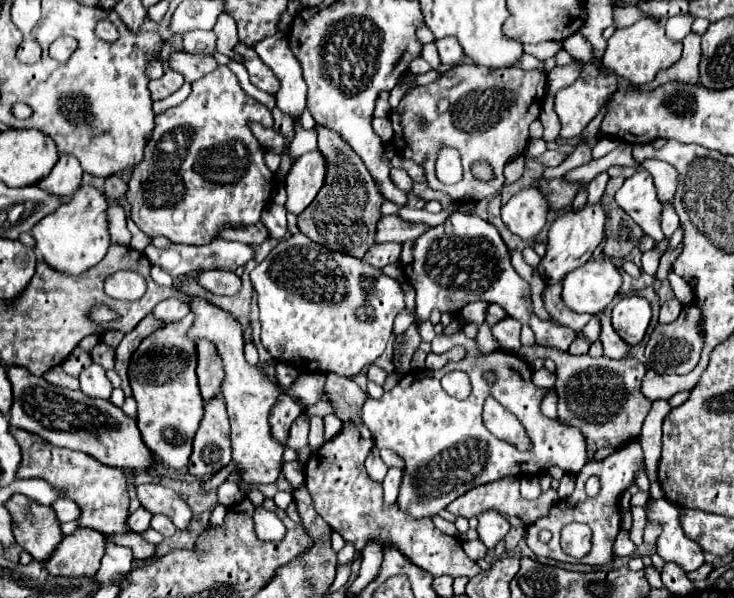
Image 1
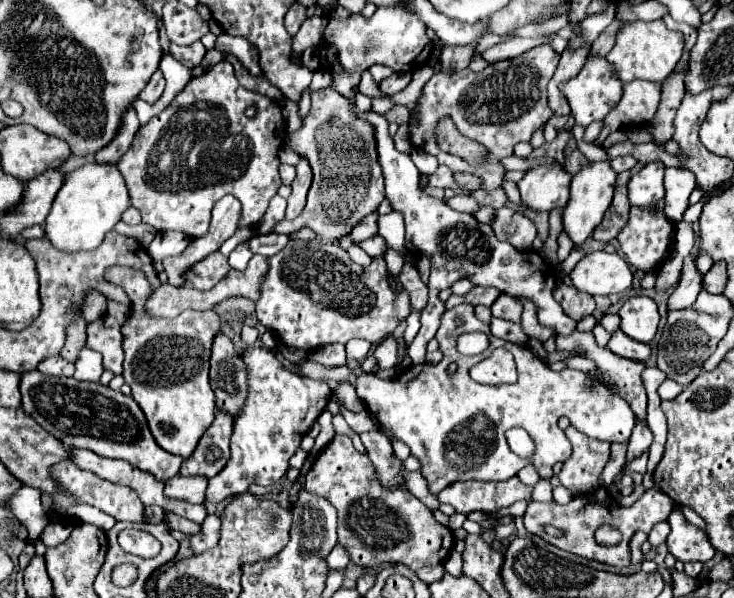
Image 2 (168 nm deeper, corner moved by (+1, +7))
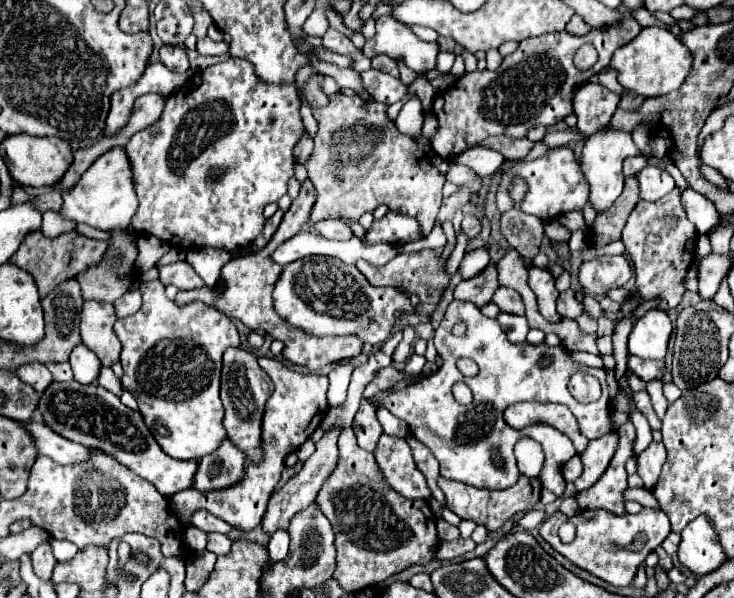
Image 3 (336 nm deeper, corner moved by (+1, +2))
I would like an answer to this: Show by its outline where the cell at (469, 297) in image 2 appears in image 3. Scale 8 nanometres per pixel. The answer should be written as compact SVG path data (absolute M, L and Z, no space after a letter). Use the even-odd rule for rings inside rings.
M490 264L482 274L470 280L462 280L454 288L454 300L466 300L482 308L492 300L496 290L498 290L498 272L496 272L496 266Z

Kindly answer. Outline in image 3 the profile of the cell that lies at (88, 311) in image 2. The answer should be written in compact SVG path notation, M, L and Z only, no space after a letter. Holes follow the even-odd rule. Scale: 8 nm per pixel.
M112 230L110 250L102 260L102 266L92 266L92 270L86 270L76 278L84 302L114 302L120 298L128 290L126 282L122 282L122 274L134 266L136 256L138 248L122 234L122 230Z

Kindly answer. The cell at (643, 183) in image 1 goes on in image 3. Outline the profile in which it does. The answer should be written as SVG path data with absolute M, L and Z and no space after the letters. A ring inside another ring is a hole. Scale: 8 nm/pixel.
M656 166L642 168L638 174L638 182L640 182L640 198L646 202L660 200L676 186L674 178Z

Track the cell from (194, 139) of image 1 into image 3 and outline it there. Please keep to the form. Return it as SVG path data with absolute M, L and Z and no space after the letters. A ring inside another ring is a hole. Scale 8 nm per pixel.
M240 58L208 66L192 76L166 100L158 122L134 134L124 146L140 202L132 228L182 248L214 246L234 252L250 244L264 230L264 206L278 202L286 194L288 178L294 174L292 148L304 132L298 108L300 98L294 86L266 86L258 82L250 62L242 62Z

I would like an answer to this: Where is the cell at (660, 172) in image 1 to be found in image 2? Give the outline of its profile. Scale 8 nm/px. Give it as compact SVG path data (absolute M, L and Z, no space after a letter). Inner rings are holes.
M668 167L666 177L664 177L664 185L666 185L664 211L674 223L680 223L684 217L684 211L690 207L688 197L696 187L696 177L690 171L680 171L680 169Z

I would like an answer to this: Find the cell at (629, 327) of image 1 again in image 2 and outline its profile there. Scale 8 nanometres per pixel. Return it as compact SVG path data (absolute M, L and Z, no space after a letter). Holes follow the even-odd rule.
M636 295L630 297L618 311L622 317L620 329L634 341L640 343L650 343L656 335L658 323L660 323L660 313L656 303L646 297L646 295Z

